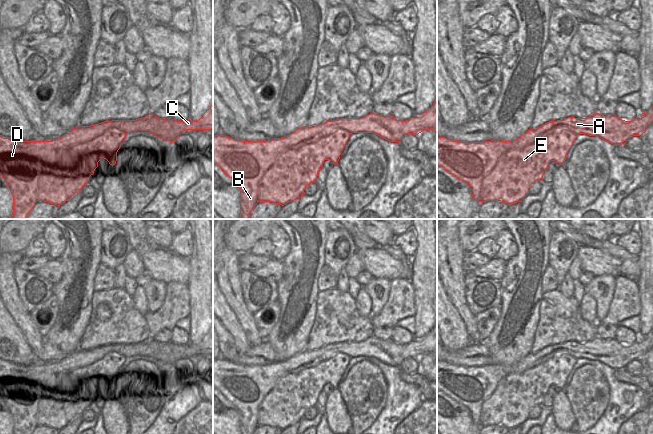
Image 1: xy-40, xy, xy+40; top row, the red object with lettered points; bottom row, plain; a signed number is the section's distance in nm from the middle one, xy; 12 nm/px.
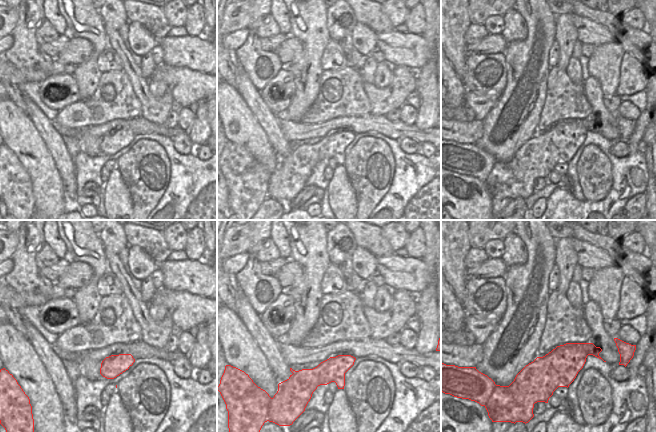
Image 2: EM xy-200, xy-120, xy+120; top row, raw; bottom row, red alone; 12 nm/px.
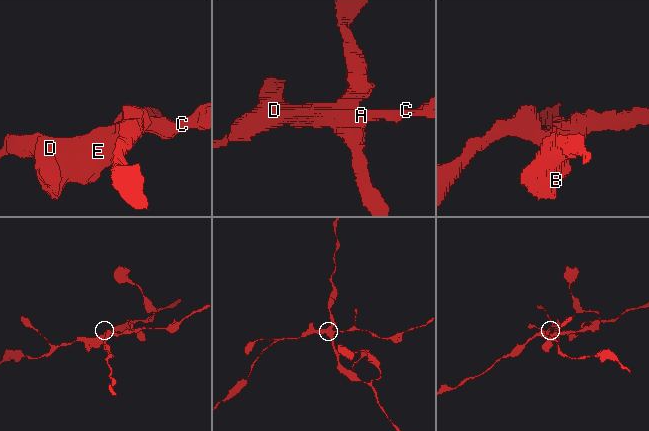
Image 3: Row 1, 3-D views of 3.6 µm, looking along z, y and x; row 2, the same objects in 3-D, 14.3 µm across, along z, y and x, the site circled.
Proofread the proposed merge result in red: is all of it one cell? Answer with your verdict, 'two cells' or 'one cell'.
two cells

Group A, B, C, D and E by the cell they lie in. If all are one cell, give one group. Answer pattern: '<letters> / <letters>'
A B C D / E

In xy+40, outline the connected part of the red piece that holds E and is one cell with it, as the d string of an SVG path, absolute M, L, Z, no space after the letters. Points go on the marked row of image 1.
M556 129L545 138L522 149L505 152L497 161L481 184L480 202L501 201L508 205L521 202L528 194L530 186L542 181L544 172L551 161L565 165L566 155L572 147L577 135L567 129Z

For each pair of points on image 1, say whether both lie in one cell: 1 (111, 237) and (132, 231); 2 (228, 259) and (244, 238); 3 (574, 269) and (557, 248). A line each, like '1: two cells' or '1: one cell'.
1: two cells
2: two cells
3: two cells

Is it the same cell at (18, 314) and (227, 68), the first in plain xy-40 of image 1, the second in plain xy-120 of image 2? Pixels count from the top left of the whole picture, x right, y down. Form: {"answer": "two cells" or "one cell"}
{"answer": "two cells"}

